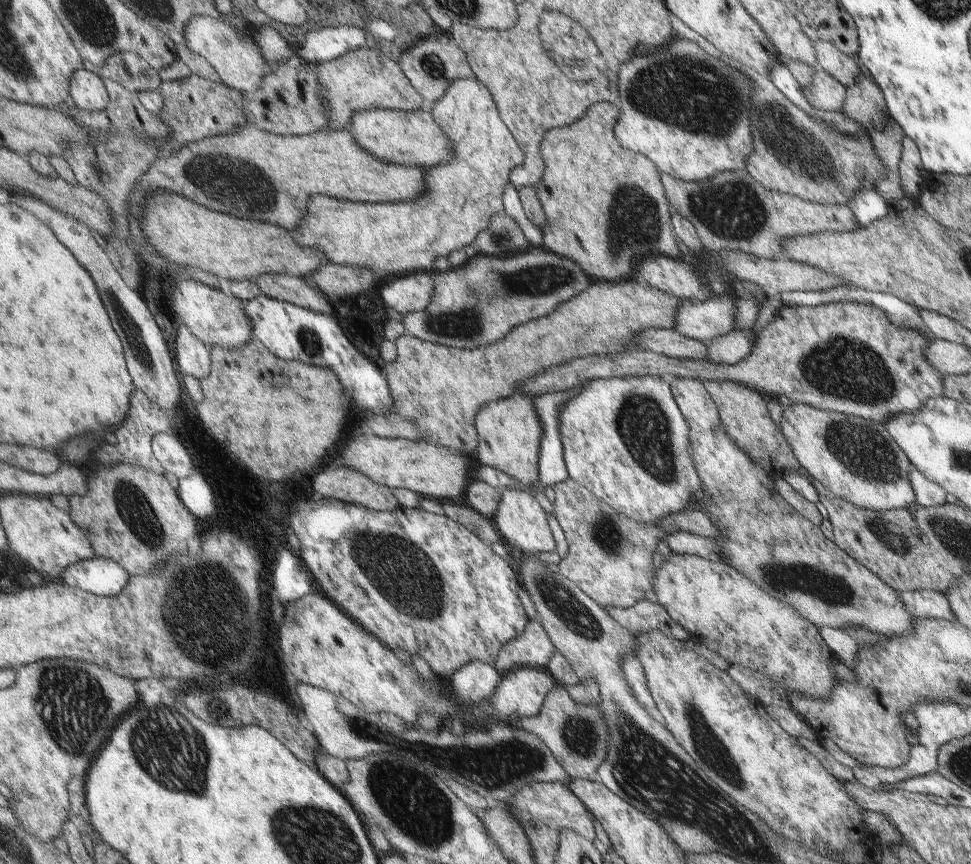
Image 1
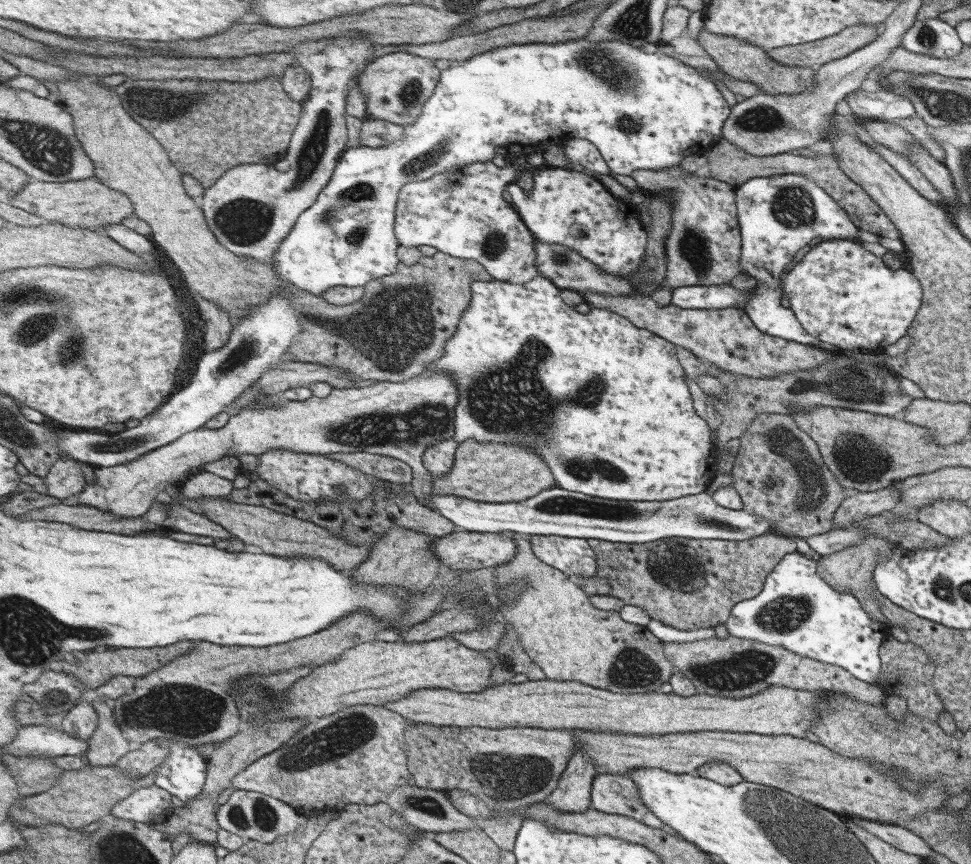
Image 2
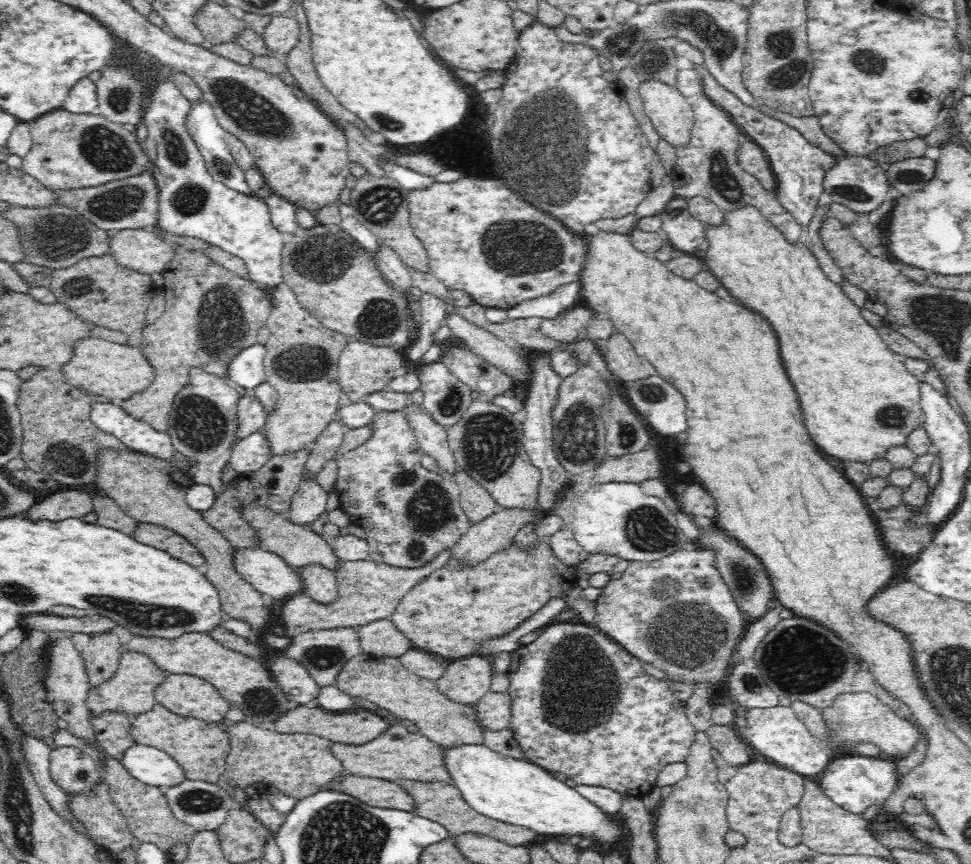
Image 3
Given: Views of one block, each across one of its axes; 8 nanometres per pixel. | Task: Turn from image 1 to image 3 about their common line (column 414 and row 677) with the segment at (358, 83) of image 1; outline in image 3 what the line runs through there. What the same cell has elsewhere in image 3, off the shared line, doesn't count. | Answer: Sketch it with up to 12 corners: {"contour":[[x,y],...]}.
{"contour":[[72,634],[92,690],[120,662],[116,634]]}

